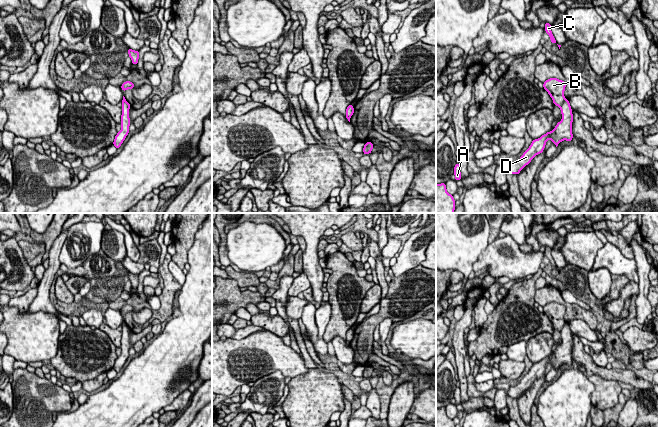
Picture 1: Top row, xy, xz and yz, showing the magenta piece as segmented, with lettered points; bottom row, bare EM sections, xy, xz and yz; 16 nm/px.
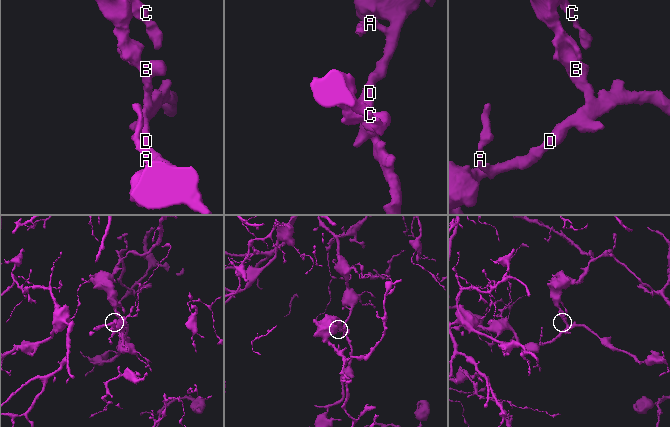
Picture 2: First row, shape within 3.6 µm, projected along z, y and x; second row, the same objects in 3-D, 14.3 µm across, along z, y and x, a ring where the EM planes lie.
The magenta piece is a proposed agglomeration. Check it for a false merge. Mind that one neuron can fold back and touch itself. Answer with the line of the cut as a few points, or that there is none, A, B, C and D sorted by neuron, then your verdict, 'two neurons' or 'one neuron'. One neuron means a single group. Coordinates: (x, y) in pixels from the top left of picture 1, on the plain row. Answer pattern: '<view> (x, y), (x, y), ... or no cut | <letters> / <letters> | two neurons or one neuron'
yz (565, 323), (560, 332) | A D / B C | two neurons

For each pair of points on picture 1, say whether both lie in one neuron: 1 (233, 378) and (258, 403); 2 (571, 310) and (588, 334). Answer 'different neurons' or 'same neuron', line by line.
1: different neurons
2: different neurons

